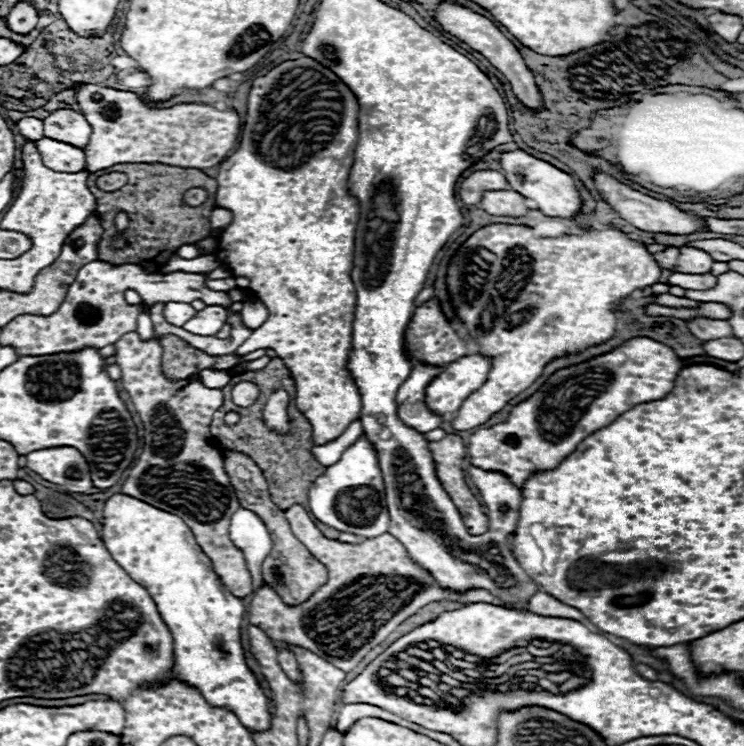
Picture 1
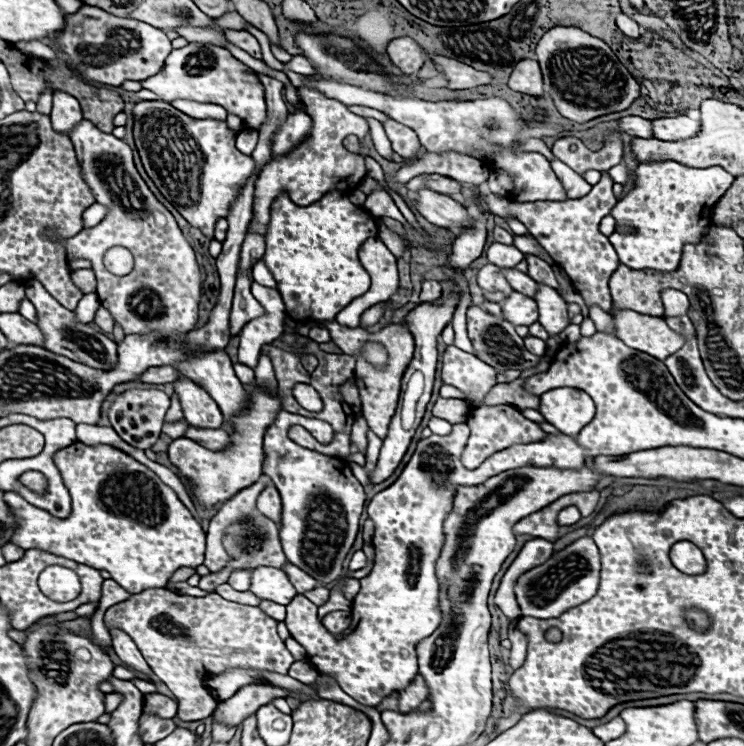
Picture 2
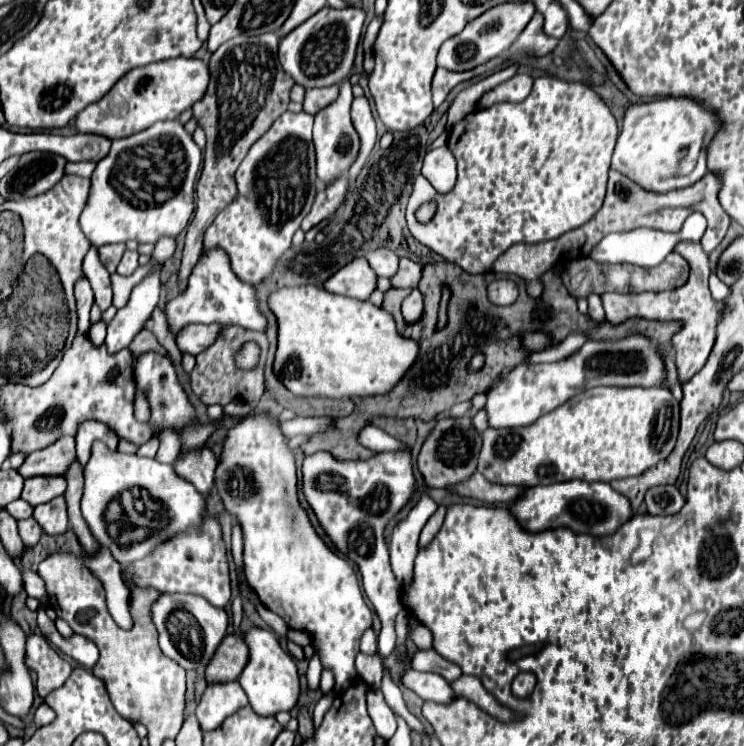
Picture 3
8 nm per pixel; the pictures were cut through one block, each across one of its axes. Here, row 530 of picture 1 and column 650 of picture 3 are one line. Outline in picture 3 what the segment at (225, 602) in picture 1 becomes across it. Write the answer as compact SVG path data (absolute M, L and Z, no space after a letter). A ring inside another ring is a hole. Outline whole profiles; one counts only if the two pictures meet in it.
M662 98L646 104L630 104L624 112L612 168L650 192L688 188L706 172L706 146L716 132L714 116L690 98Z

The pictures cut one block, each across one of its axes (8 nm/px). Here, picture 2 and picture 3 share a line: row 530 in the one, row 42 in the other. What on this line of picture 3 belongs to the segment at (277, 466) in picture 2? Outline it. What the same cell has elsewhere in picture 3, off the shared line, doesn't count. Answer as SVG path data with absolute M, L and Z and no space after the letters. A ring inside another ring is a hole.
M324 6L280 40L278 58L282 68L294 78L296 84L302 84L304 88L332 86L344 82L352 72L354 52L360 40L362 24L364 24L362 8L346 6L338 10Z

